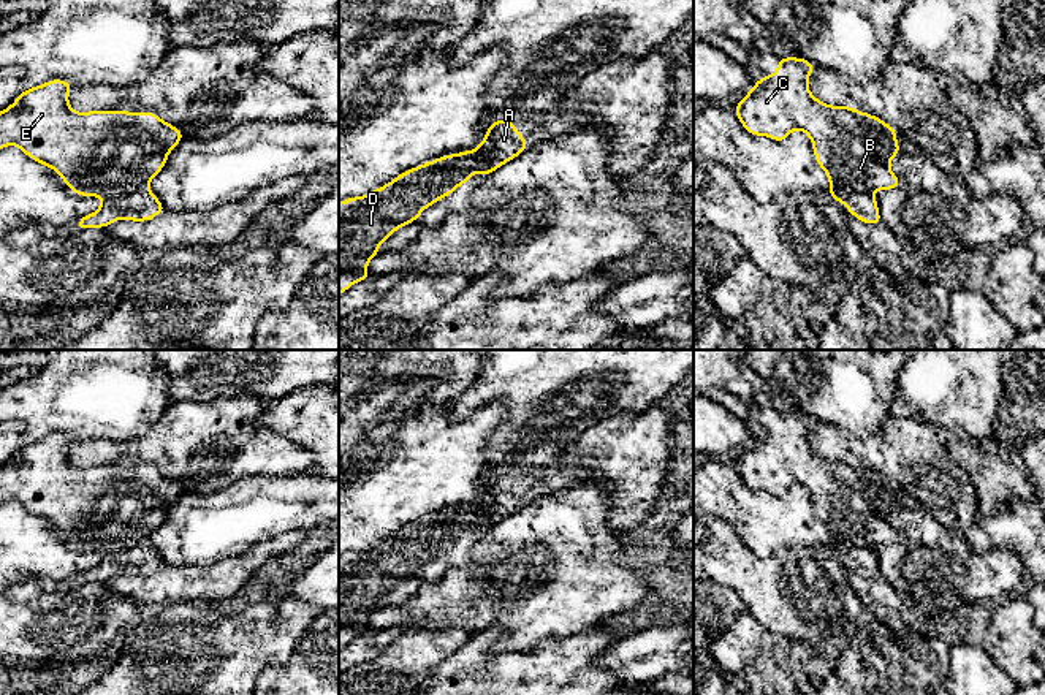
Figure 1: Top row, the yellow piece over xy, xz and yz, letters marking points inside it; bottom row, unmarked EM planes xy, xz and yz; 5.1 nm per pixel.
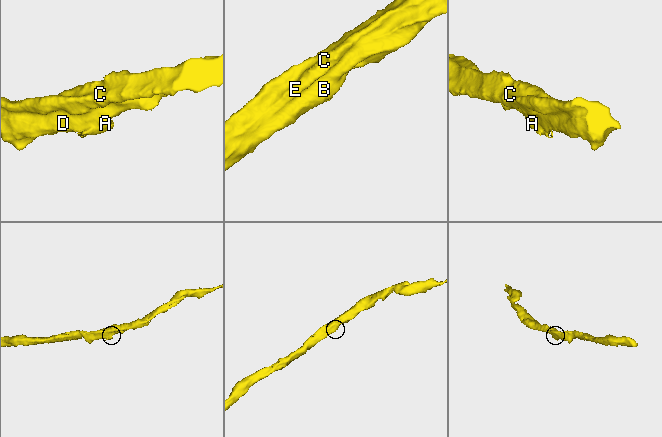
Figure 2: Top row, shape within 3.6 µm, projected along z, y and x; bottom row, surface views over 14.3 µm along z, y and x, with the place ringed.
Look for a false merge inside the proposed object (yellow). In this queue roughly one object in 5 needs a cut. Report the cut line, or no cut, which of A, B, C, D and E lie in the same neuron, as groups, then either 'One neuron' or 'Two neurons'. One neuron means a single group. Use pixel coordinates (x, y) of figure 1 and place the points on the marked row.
Split along xy (148, 187), (103, 200). Groups: A / B C D E. Two neurons

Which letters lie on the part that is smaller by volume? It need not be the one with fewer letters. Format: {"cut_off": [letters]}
{"cut_off": ["A"]}

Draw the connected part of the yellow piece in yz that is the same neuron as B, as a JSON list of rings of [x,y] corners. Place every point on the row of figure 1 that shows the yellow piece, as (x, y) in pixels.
[[[800,57],[777,59],[777,71],[757,79],[746,97],[733,108],[744,130],[754,136],[766,136],[782,142],[793,130],[804,131],[814,149],[817,165],[826,173],[830,188],[849,192],[895,190],[901,177],[890,171],[890,161],[901,152],[896,130],[852,106],[826,104],[815,98],[808,79],[815,65]]]

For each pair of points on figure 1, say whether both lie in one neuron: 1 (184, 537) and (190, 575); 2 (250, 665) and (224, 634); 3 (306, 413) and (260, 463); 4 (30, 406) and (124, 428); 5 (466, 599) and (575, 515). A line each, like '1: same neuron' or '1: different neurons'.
1: different neurons
2: same neuron
3: different neurons
4: same neuron
5: same neuron

